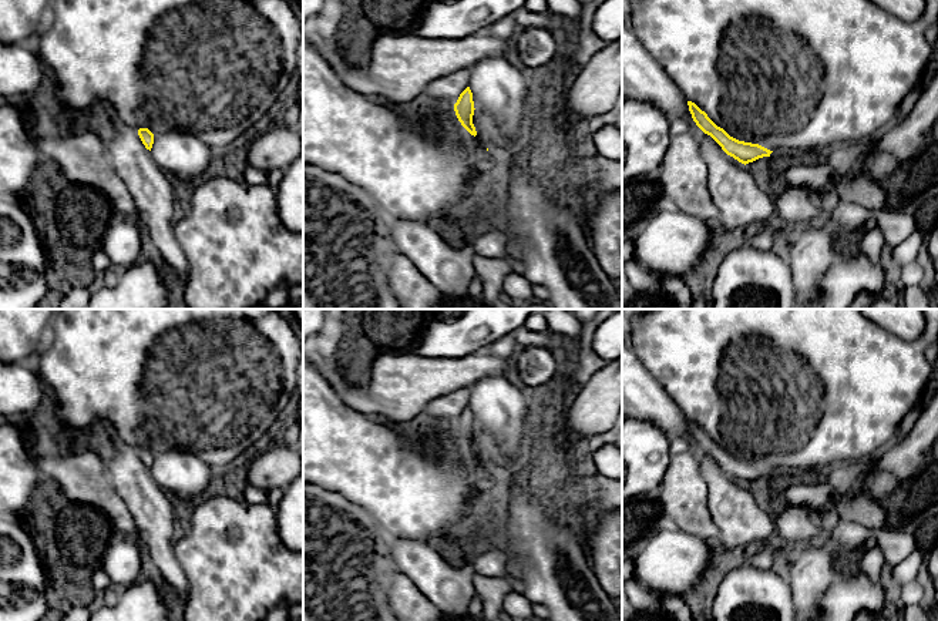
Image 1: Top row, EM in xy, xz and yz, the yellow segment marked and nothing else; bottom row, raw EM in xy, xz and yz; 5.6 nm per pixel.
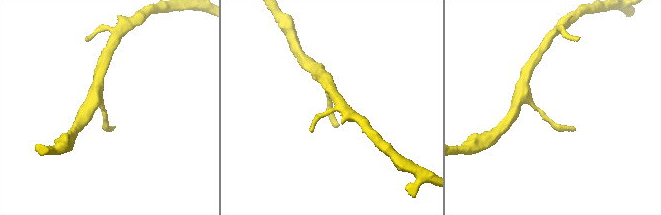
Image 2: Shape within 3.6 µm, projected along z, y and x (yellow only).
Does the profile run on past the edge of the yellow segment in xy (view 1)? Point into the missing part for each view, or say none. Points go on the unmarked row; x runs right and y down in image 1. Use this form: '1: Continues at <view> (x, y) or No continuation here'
1: No continuation here

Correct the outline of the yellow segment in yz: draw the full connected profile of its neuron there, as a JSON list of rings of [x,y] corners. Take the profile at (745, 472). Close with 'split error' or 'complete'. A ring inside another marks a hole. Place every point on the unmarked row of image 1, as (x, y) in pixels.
[[[687,420],[689,430],[696,444],[707,454],[710,454],[722,469],[742,483],[753,481],[763,476],[770,476],[773,470],[752,461],[739,460],[730,456],[723,447],[717,446],[705,430],[695,422]]]; complete

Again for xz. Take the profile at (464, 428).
[[[467,406],[458,416],[457,422],[454,423],[454,430],[461,442],[461,444],[471,453],[477,454],[475,446],[473,443],[473,434],[474,434],[474,420],[473,420],[473,412],[470,406]]]; complete

